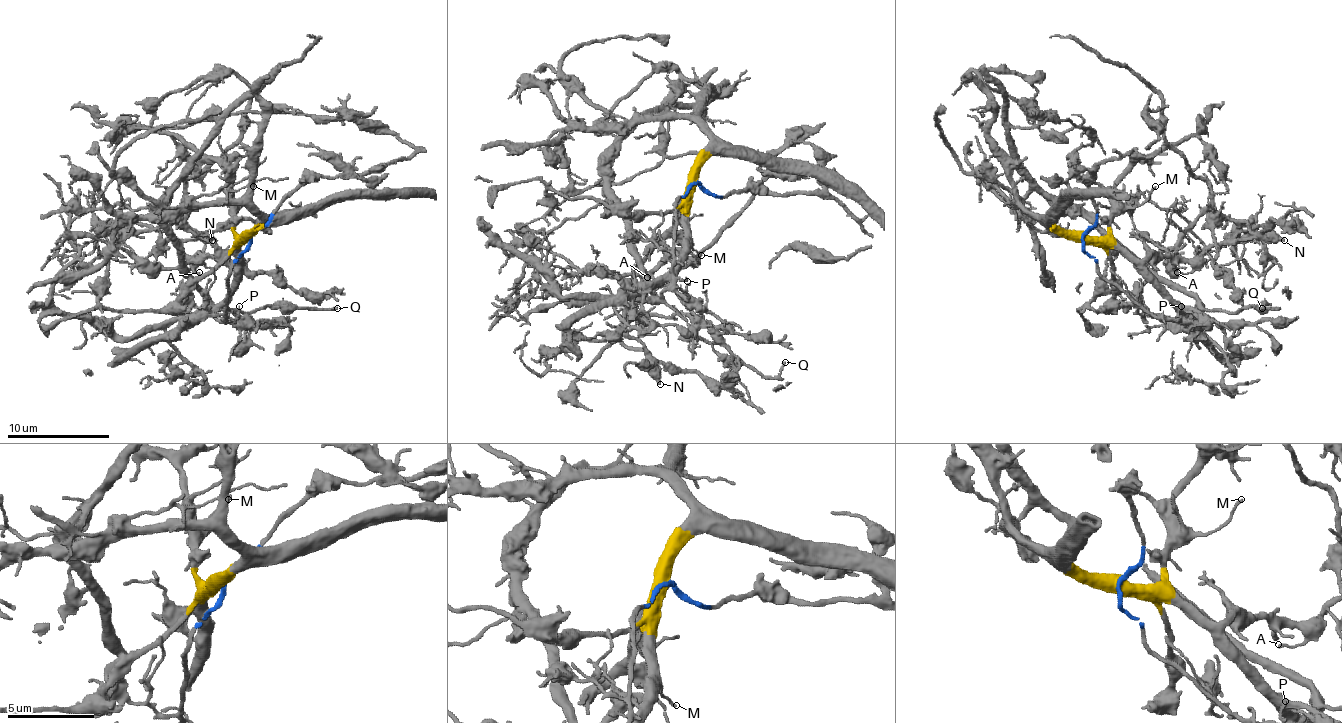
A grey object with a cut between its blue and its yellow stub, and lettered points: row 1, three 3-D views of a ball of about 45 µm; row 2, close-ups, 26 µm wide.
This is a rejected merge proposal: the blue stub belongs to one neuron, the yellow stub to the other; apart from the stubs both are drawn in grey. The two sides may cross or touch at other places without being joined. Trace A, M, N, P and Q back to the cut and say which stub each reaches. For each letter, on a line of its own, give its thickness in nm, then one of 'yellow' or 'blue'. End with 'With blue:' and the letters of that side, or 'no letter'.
A: 150 nm thick; yellow
M: 130 nm thick; yellow
N: 400 nm thick; yellow
P: 110 nm thick; blue
Q: 140 nm thick; blue
With blue: P, Q

